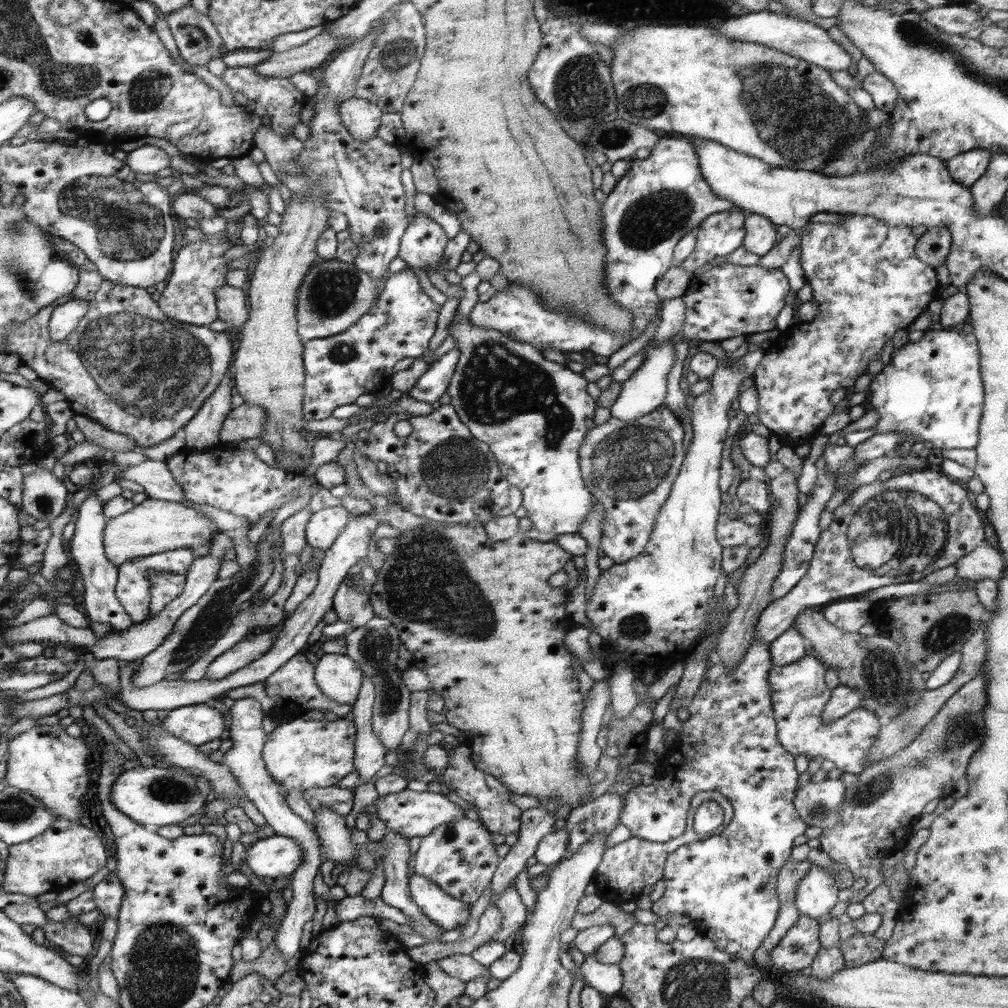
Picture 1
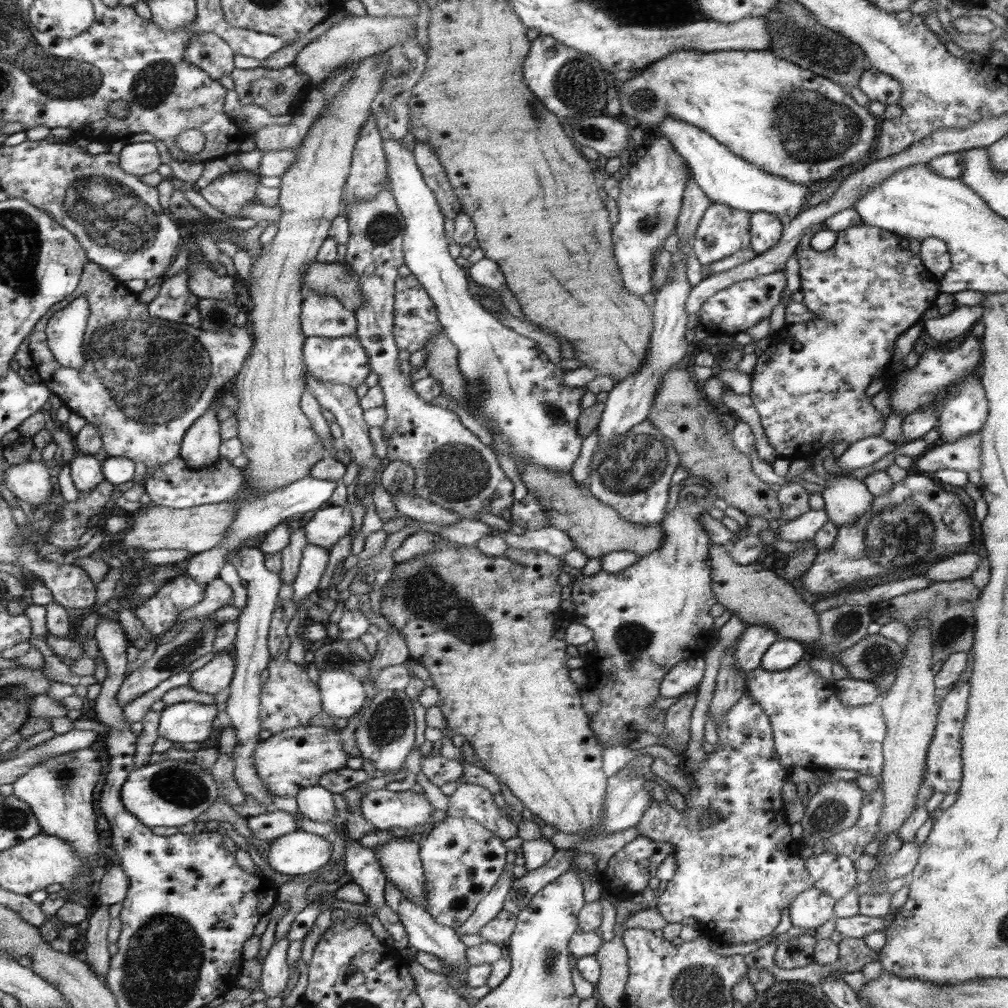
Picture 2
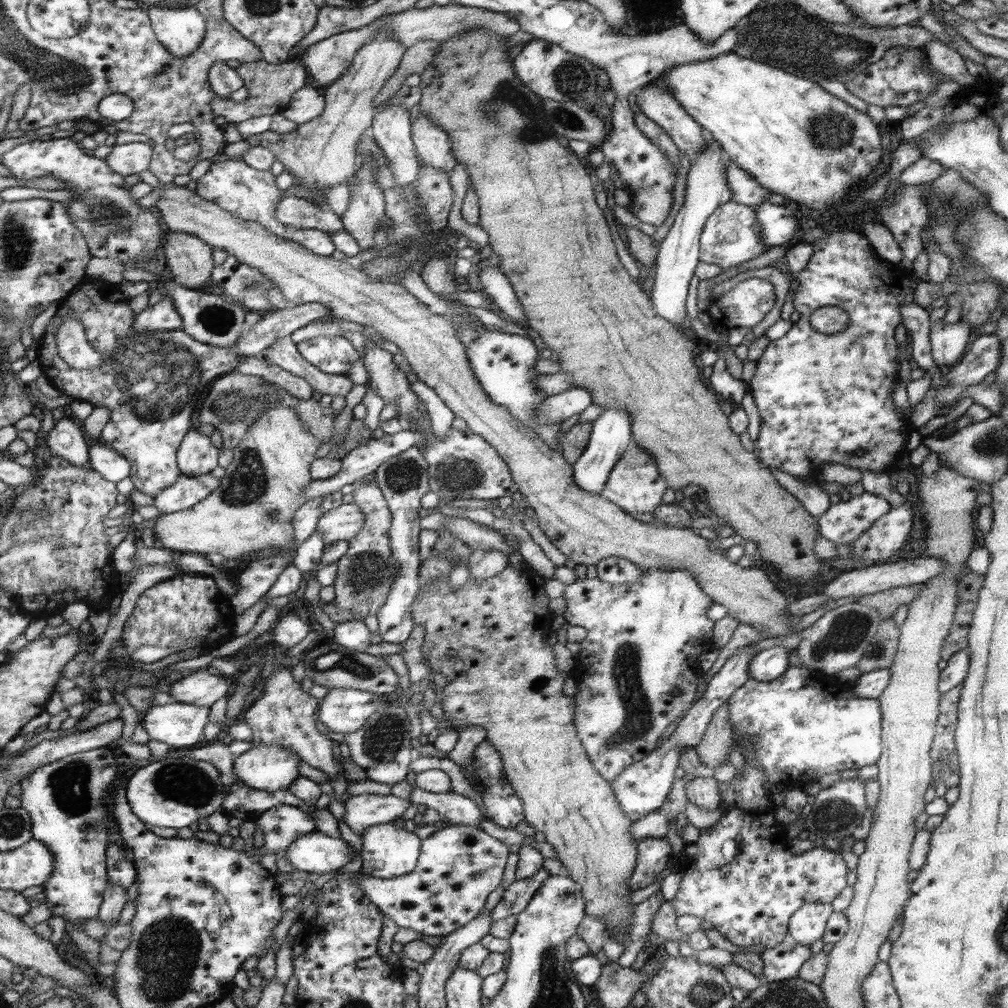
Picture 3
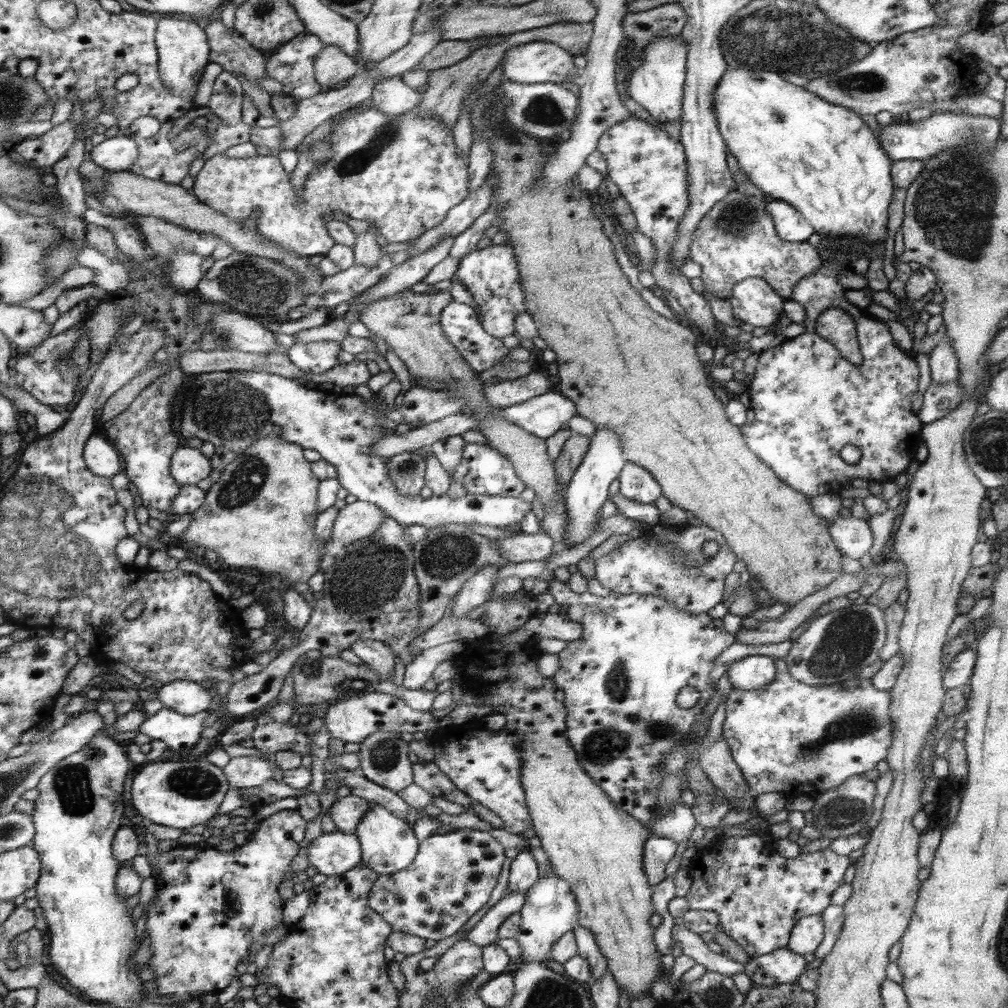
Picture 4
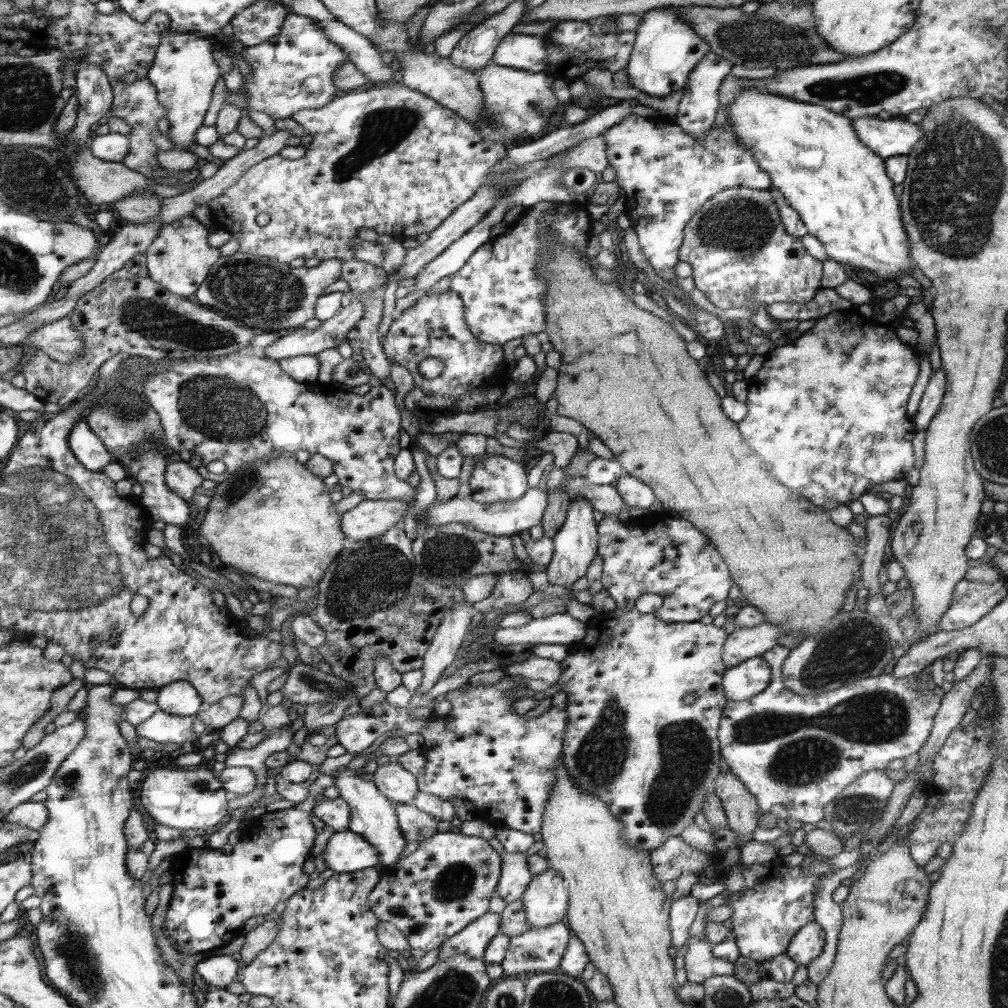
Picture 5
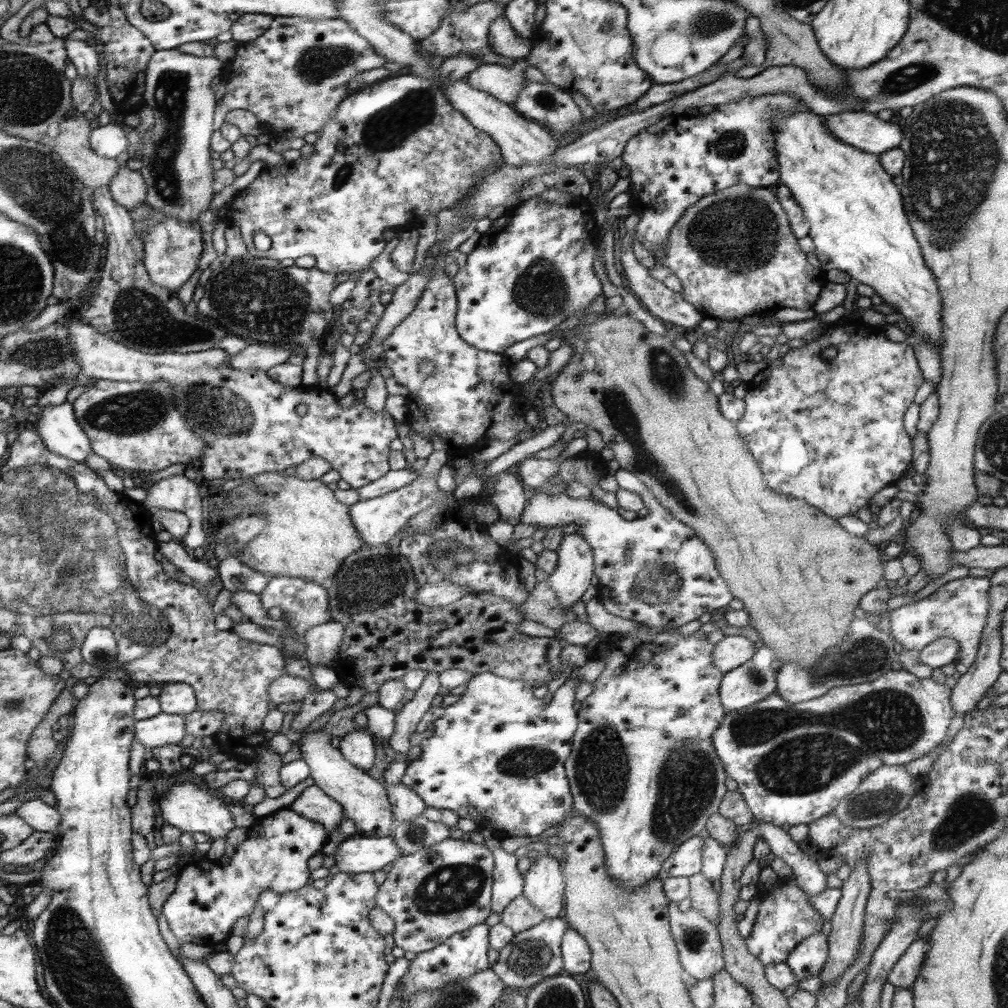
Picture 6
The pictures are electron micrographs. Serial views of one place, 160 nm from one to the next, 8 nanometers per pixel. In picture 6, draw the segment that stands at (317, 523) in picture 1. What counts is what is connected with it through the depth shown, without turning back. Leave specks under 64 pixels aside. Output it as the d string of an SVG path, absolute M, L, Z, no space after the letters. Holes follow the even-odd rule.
M434 450L426 458L426 465L419 470L419 477L412 484L399 488L384 496L359 500L356 504L352 504L350 506L351 518L359 533L362 534L365 544L368 544L369 547L387 544L389 540L392 540L400 530L409 524L409 521L415 514L421 513L422 510L426 510L429 506L432 506L436 499L445 499L448 492L439 490L437 476L439 475L440 469L450 460L447 452Z

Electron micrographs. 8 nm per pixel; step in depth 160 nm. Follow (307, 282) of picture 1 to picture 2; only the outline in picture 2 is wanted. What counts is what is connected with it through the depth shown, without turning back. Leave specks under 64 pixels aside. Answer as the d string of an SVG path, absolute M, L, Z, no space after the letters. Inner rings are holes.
M305 290L301 304L301 329L306 337L344 338L357 333L357 317L336 297Z

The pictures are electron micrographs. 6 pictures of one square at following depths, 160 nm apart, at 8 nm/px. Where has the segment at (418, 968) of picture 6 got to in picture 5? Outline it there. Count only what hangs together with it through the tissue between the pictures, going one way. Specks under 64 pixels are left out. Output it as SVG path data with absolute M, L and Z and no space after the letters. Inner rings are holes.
M486 913L461 933L450 937L439 948L437 960L445 960L455 954L467 954L470 958L483 960L490 941L499 933L501 918L499 914Z

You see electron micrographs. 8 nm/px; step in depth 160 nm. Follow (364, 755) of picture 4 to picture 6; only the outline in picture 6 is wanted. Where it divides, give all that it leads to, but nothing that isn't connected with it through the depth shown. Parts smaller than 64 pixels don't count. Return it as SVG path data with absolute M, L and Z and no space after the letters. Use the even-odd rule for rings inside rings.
M401 782L384 786L388 798L392 801L393 818L400 822L406 822L420 816L427 807L426 803L413 790Z

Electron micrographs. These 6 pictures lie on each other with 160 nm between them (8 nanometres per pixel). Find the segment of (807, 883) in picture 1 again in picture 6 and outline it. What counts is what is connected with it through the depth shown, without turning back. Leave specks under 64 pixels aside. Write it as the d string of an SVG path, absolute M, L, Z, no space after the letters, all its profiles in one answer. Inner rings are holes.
M822 932L811 934L790 952L785 963L792 969L797 980L821 972L827 961L829 951L827 940L827 935Z

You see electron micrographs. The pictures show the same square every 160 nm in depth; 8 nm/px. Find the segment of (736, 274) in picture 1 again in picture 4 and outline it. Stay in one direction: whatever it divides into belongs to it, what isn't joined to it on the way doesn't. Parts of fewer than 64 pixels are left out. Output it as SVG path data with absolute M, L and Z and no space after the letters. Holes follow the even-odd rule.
M760 278L738 282L730 293L729 304L742 323L771 329L783 315L784 298Z

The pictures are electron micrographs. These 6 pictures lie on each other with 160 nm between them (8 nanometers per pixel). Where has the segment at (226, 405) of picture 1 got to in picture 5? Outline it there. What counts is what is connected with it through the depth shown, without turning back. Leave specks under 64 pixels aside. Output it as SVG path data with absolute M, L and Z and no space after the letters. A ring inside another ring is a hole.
M188 461L169 463L165 470L166 486L191 505L194 494L197 494L194 489L201 486L203 479L197 468L192 467Z

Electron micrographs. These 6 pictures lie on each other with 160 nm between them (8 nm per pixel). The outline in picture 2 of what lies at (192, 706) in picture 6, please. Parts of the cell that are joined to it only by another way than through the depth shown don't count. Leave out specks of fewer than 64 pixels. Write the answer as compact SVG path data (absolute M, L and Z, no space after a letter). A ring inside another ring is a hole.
M230 654L215 656L208 664L190 675L188 686L198 693L216 695L230 687L236 659Z

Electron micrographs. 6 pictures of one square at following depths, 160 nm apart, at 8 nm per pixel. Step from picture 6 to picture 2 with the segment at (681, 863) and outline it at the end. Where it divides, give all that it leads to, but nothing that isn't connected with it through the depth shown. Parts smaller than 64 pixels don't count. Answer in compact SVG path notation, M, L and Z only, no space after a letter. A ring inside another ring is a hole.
M638 835L632 842L629 842L622 850L619 850L610 860L606 871L598 877L598 882L603 886L603 890L615 895L615 898L620 901L628 901L633 896L626 894L638 894L648 886L648 880L656 876L656 868L662 864L662 860L672 854L670 844L658 842L654 839ZM621 894L621 895L618 895Z

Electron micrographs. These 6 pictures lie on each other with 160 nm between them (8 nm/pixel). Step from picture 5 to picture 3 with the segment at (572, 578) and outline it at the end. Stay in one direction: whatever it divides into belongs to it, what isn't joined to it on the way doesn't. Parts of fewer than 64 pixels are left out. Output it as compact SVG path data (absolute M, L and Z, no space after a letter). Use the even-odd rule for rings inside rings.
M611 408L592 423L592 431L581 457L573 464L573 479L582 490L590 494L601 494L614 466L621 460L633 440L632 419L621 408Z

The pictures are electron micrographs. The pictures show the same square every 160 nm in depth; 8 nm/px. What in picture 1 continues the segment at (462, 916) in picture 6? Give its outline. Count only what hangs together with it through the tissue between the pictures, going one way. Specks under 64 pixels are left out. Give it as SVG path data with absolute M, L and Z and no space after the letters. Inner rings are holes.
M455 818L438 826L432 834L420 837L420 846L414 855L414 872L436 883L451 898L462 901L470 908L484 894L496 866L498 854L492 833L482 828L480 821L470 818Z

